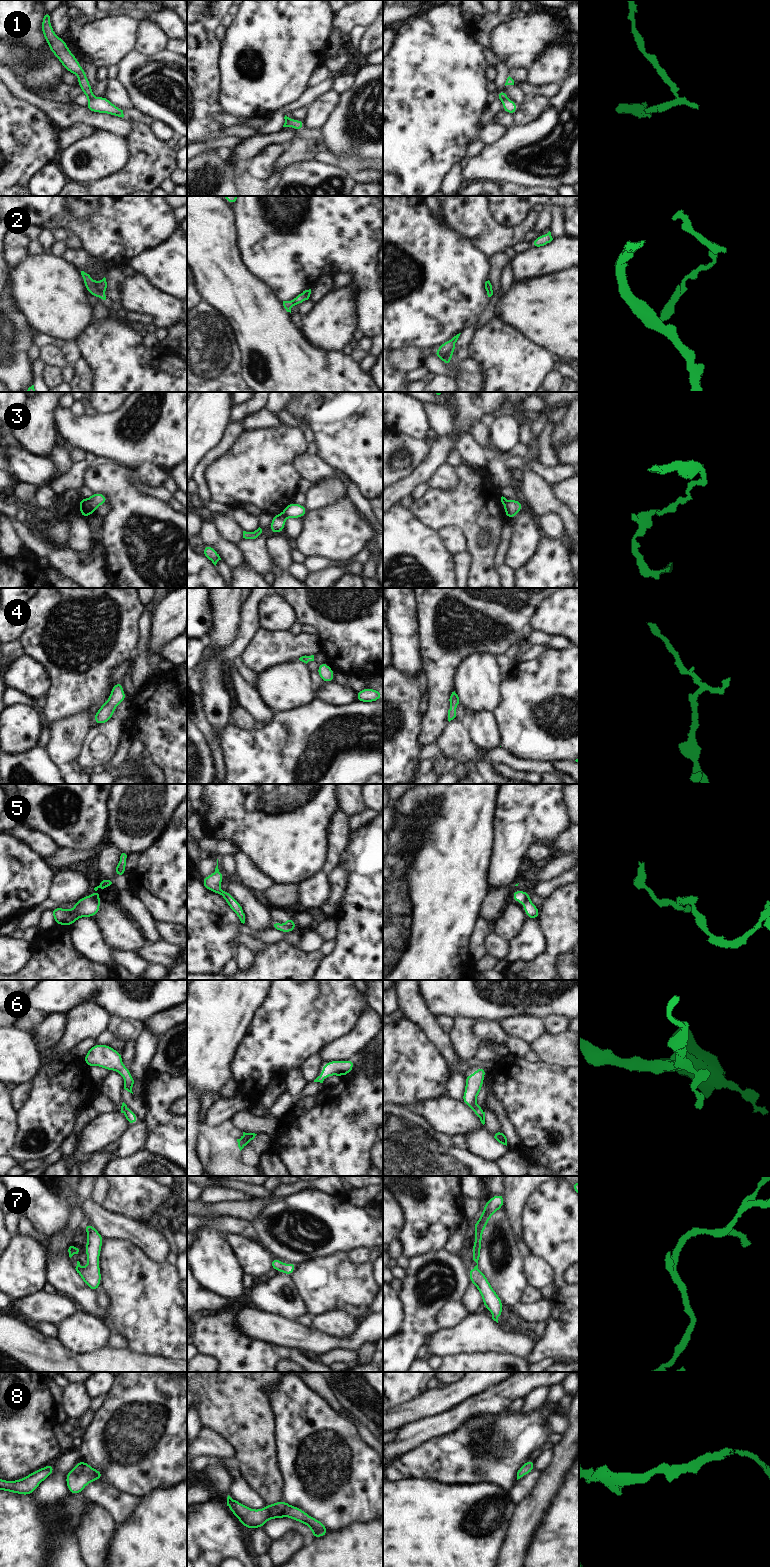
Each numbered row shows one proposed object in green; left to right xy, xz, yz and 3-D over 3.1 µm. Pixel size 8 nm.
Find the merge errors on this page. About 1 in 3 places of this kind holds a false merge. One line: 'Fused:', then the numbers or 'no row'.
Fused: 1, 2, 3, 5.

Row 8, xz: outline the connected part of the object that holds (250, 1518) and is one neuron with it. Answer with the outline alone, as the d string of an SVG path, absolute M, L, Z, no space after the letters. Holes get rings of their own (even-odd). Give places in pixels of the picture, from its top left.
M228 1495L227 1506L247 1529L262 1528L270 1519L290 1517L307 1525L312 1530L311 1537L319 1538L329 1533L322 1522L308 1515L301 1508L289 1505L284 1500L266 1505L260 1510L254 1510Z

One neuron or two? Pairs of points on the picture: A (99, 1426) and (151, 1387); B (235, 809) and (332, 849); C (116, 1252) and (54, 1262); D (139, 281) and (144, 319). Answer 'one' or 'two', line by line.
A: one
B: two
C: two
D: two

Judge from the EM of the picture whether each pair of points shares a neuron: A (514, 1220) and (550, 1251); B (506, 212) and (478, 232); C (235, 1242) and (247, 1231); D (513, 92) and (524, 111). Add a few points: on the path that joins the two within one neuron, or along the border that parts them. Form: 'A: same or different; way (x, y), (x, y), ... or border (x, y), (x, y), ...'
A: different; border (526, 1204), (522, 1217), (523, 1240)
B: different; border (487, 206), (491, 216), (500, 225), (518, 226)
C: different; border (228, 1232), (257, 1243)
D: different; border (526, 97), (518, 105)

